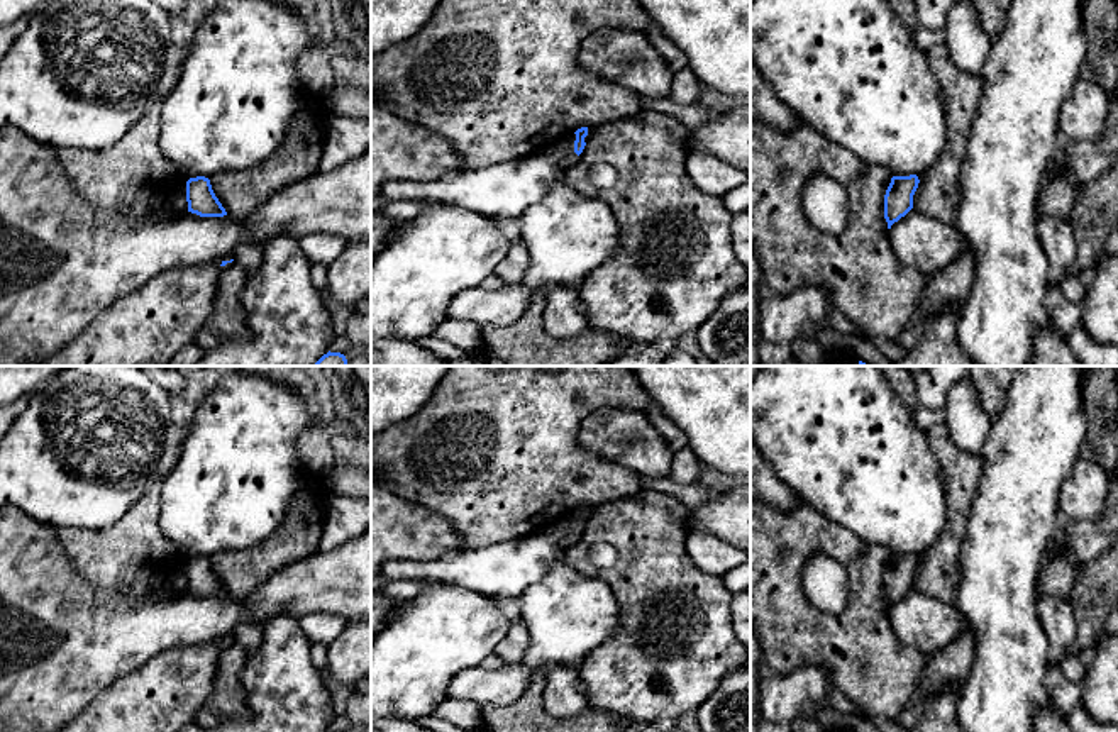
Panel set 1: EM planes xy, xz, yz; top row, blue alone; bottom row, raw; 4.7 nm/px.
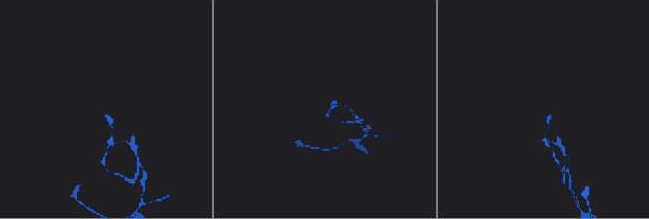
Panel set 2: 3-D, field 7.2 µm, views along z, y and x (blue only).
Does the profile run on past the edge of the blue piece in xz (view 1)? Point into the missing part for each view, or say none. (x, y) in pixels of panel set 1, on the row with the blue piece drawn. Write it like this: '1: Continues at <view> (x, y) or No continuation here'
1: No continuation here

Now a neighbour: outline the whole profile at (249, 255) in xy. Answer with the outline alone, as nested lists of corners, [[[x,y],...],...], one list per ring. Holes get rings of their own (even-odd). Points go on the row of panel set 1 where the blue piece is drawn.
[[[242,242],[234,252],[234,263],[241,264],[247,276],[256,273],[263,263],[264,244]]]

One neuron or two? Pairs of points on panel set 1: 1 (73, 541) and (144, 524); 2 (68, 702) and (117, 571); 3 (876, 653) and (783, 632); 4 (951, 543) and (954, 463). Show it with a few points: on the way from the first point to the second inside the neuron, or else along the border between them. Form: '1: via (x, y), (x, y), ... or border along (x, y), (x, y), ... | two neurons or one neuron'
1: via (90, 541), (127, 541) | one neuron
2: border along (75, 571), (99, 587), (126, 590), (149, 598) | two neurons
3: via (852, 646), (807, 636) | one neuron
4: via (956, 522), (957, 483) | one neuron

